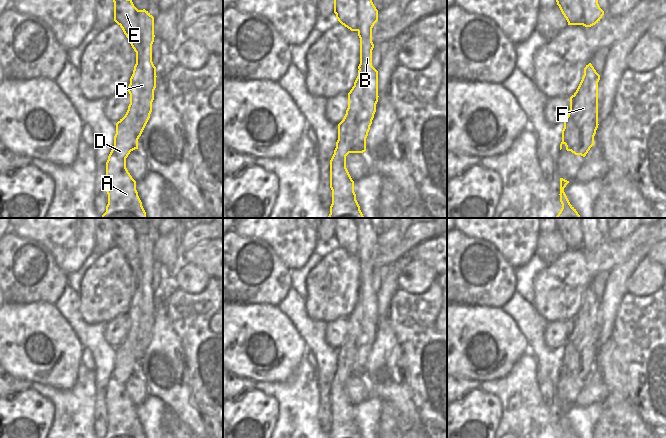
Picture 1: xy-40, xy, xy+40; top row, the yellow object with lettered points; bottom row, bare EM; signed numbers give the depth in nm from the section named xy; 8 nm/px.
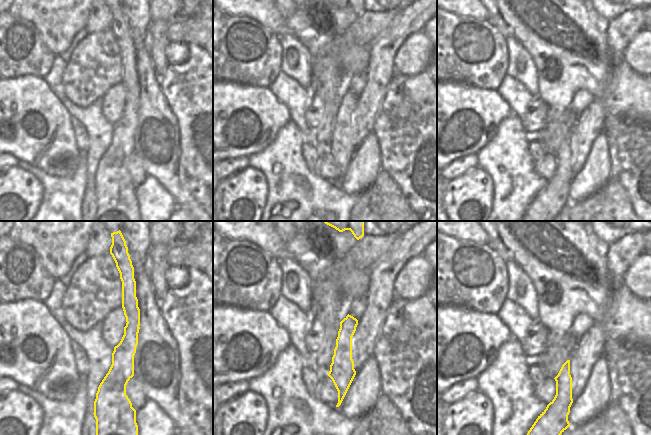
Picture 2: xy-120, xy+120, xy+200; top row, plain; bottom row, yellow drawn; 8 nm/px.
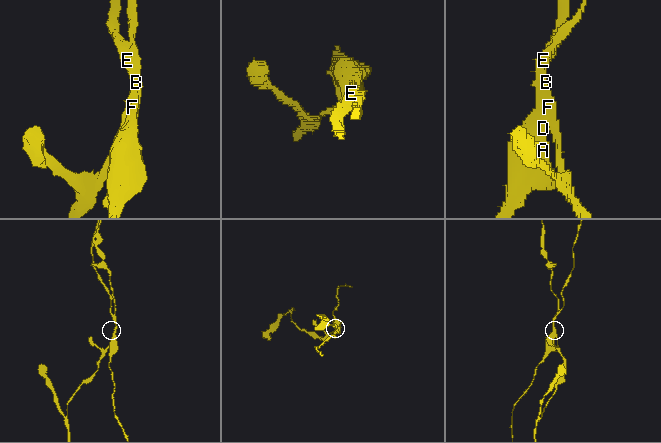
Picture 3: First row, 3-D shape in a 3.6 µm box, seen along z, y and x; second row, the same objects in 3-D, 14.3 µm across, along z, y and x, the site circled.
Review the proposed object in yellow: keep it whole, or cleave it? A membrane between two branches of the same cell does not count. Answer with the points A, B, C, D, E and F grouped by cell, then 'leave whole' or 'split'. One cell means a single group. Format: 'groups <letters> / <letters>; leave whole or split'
groups A D E / B C F; split

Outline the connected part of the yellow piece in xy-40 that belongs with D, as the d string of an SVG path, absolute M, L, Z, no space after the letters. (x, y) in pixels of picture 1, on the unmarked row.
M131 341L116 347L114 370L106 386L108 428L104 438L146 438L136 414L136 405L126 392L126 382L138 373L138 360Z

